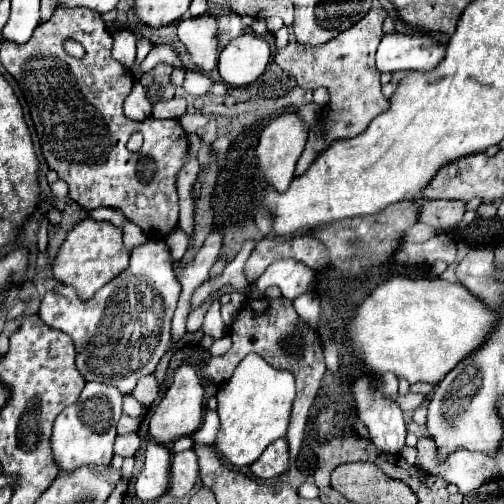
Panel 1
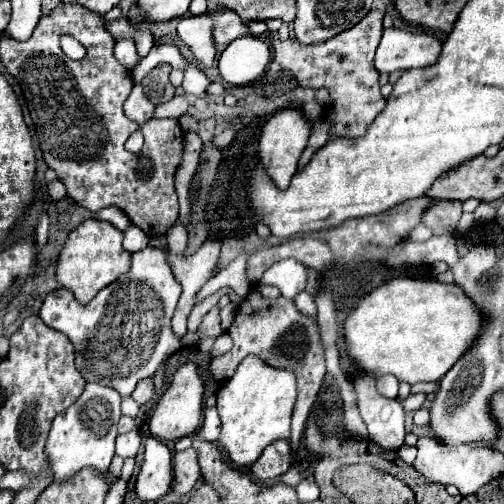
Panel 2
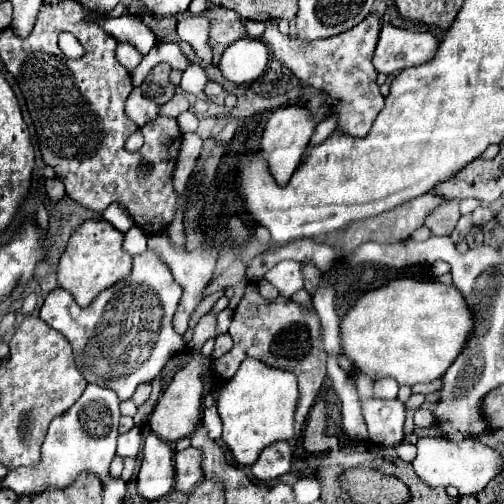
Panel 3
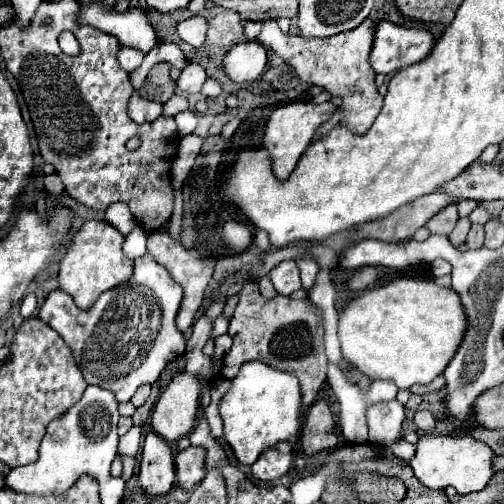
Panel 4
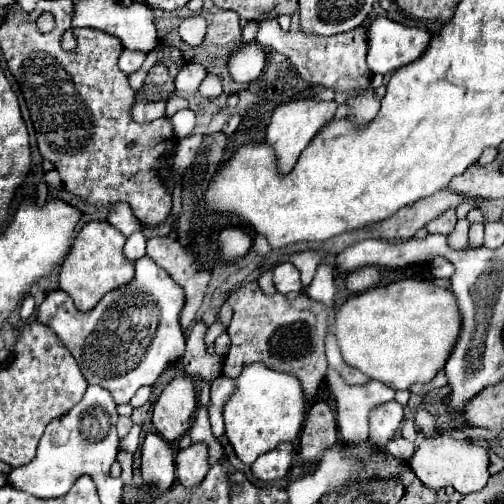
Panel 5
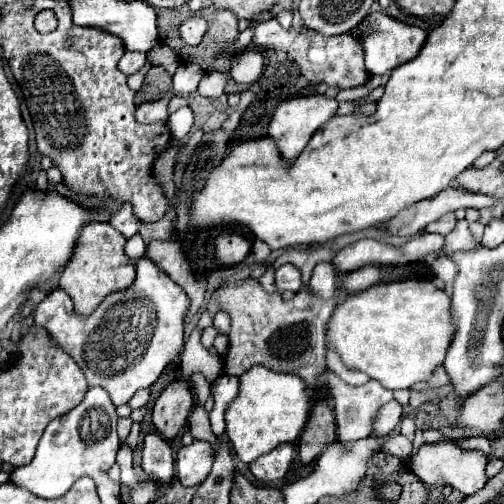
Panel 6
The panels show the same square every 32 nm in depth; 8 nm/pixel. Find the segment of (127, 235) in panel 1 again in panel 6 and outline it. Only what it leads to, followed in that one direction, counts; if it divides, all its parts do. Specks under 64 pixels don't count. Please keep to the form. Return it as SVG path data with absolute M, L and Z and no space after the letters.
M134 234L134 236L126 242L126 256L128 256L130 260L134 260L134 258L142 258L144 252L146 252L146 244L144 244L142 236L140 236L140 234Z

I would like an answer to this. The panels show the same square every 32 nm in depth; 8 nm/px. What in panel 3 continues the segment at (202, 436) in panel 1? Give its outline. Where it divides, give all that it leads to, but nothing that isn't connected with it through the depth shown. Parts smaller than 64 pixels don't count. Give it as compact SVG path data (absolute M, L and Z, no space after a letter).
M216 404L210 408L204 408L204 428L206 428L206 436L210 440L218 440L220 432L222 432L222 420L218 416Z

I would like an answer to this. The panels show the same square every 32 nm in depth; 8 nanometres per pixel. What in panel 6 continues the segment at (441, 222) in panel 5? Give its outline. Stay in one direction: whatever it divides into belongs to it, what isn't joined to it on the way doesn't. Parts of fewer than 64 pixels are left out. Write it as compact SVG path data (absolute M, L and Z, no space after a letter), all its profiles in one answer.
M450 212L450 214L444 214L440 220L434 220L432 224L426 226L426 232L436 232L436 234L450 234L456 226L456 216Z

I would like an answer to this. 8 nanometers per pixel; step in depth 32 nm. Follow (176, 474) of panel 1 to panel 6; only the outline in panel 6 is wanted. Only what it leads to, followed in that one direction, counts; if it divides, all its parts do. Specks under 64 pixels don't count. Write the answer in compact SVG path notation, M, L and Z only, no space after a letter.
M192 442L190 446L180 448L176 456L176 474L184 486L198 486L206 480L212 468L214 456L208 442Z

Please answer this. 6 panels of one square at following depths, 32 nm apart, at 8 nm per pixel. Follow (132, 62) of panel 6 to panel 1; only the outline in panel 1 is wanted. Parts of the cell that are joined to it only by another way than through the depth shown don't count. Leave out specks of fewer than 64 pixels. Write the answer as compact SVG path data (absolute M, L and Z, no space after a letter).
M116 34L114 44L112 44L112 54L122 66L130 68L134 62L134 56L136 56L136 36L134 34Z

